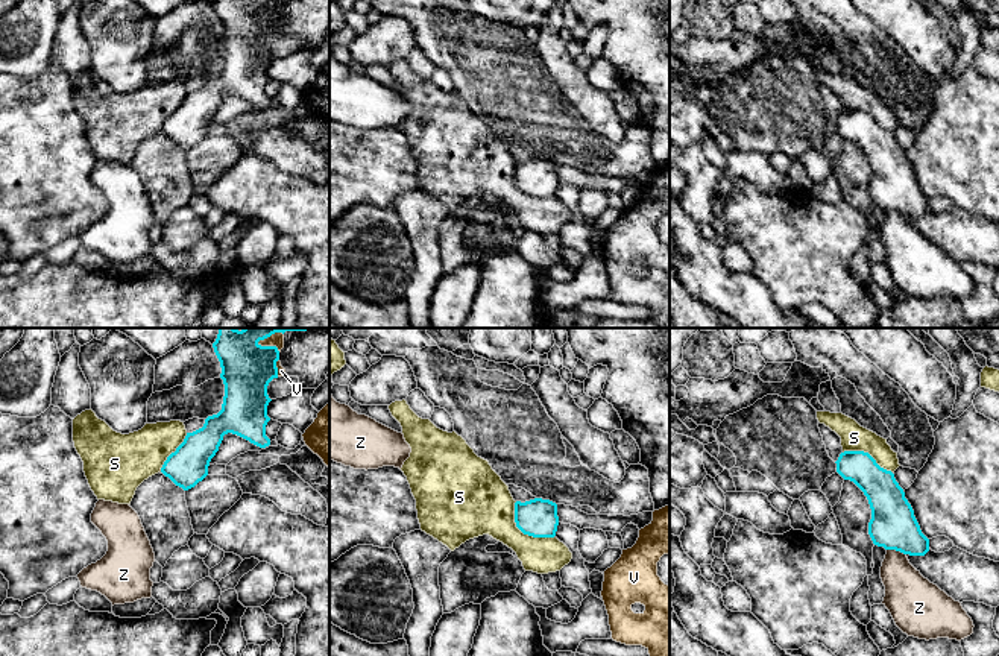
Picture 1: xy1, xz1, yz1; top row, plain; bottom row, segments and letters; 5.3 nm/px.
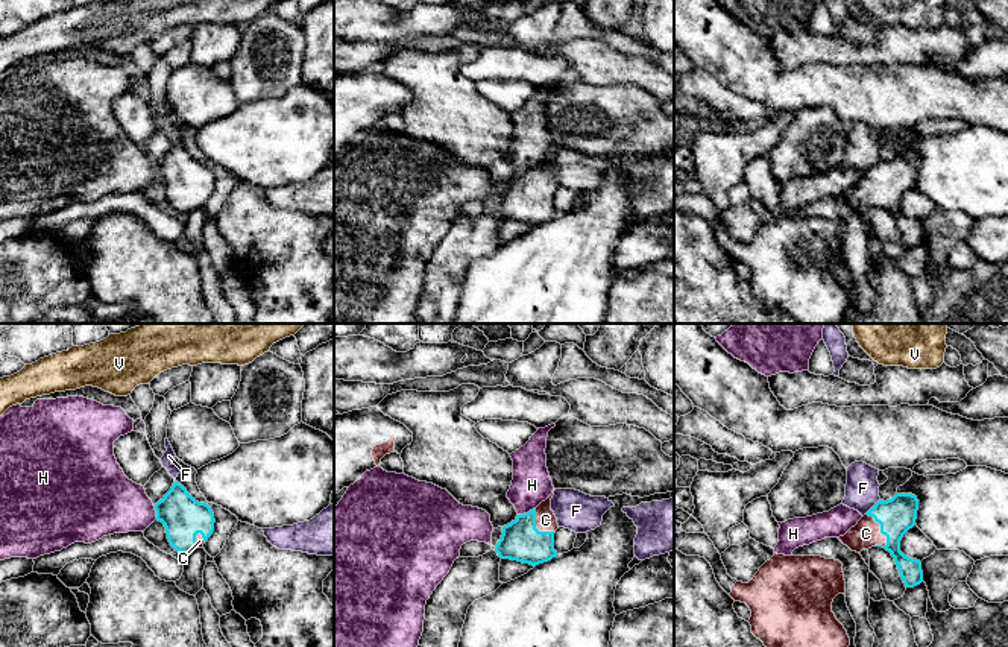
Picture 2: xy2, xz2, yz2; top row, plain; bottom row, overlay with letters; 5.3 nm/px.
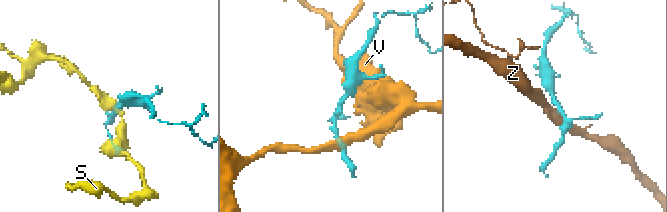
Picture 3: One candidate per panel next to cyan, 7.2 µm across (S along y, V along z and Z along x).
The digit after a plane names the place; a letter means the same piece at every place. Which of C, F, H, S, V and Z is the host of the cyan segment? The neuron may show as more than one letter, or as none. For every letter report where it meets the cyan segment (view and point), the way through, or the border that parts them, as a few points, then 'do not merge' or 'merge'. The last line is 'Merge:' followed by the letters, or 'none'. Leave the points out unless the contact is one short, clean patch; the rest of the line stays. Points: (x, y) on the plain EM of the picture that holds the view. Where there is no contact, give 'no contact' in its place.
C: meets cyan in yz2 at (881, 189); runs through yz2 (897, 175), (881, 189), (866, 193); merge
F: meets cyan in yz2 at (872, 167); border along yz2 (881, 160), (864, 173); do not merge
H: meets cyan in xz2 at (526, 173); do not merge
S: meets cyan in xz1 at (524, 193); border along xz1 (513, 163), (513, 181), (524, 193), (553, 198); do not merge
V: meets cyan in xy1 at (269, 6); do not merge
Z: meets cyan in yz1 at (896, 210); do not merge
Merge: C

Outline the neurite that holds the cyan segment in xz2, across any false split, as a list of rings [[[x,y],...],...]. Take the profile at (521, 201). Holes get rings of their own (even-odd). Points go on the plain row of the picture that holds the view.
[[[553,153],[528,173],[518,175],[515,181],[502,187],[502,194],[495,211],[501,219],[518,220],[533,226],[557,216],[554,193],[559,188],[551,170]]]

